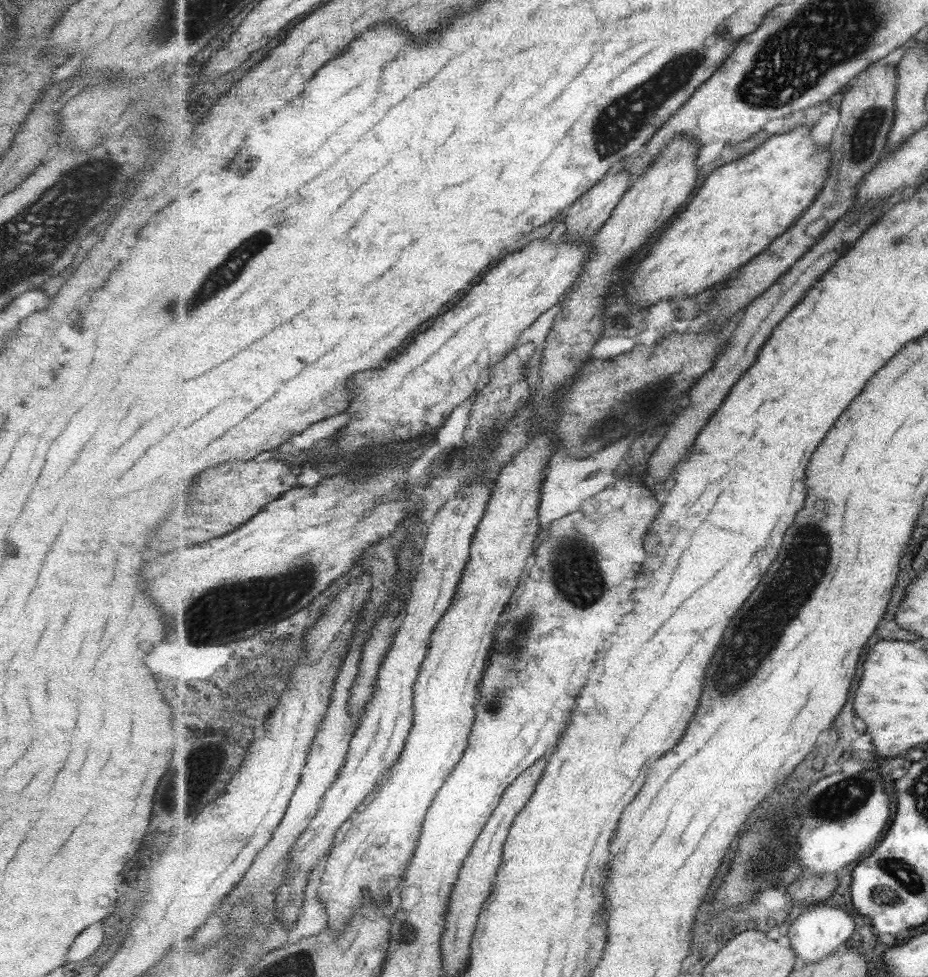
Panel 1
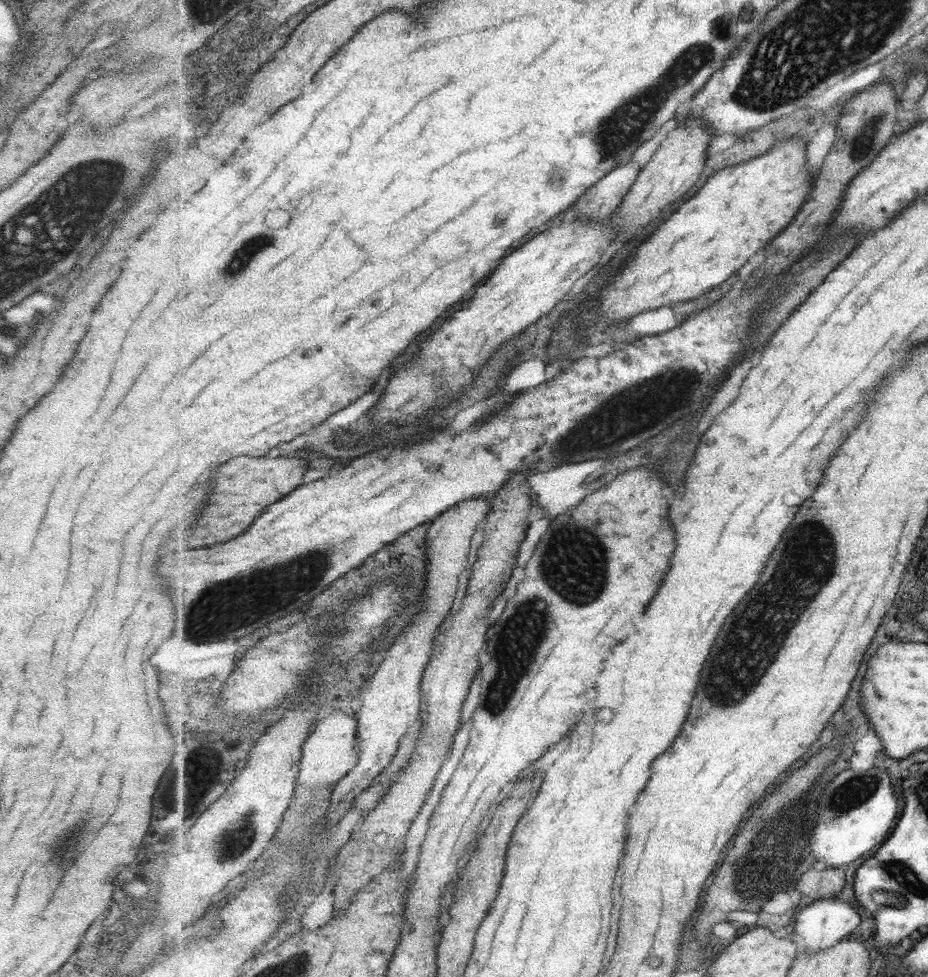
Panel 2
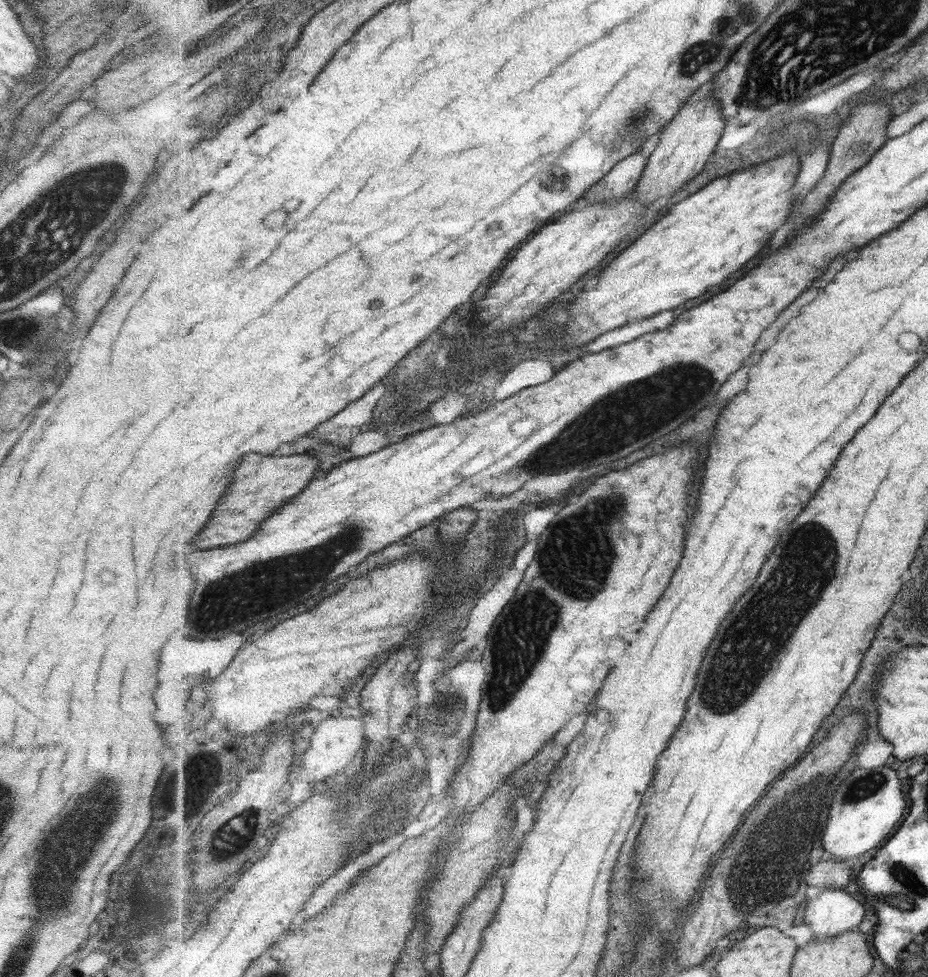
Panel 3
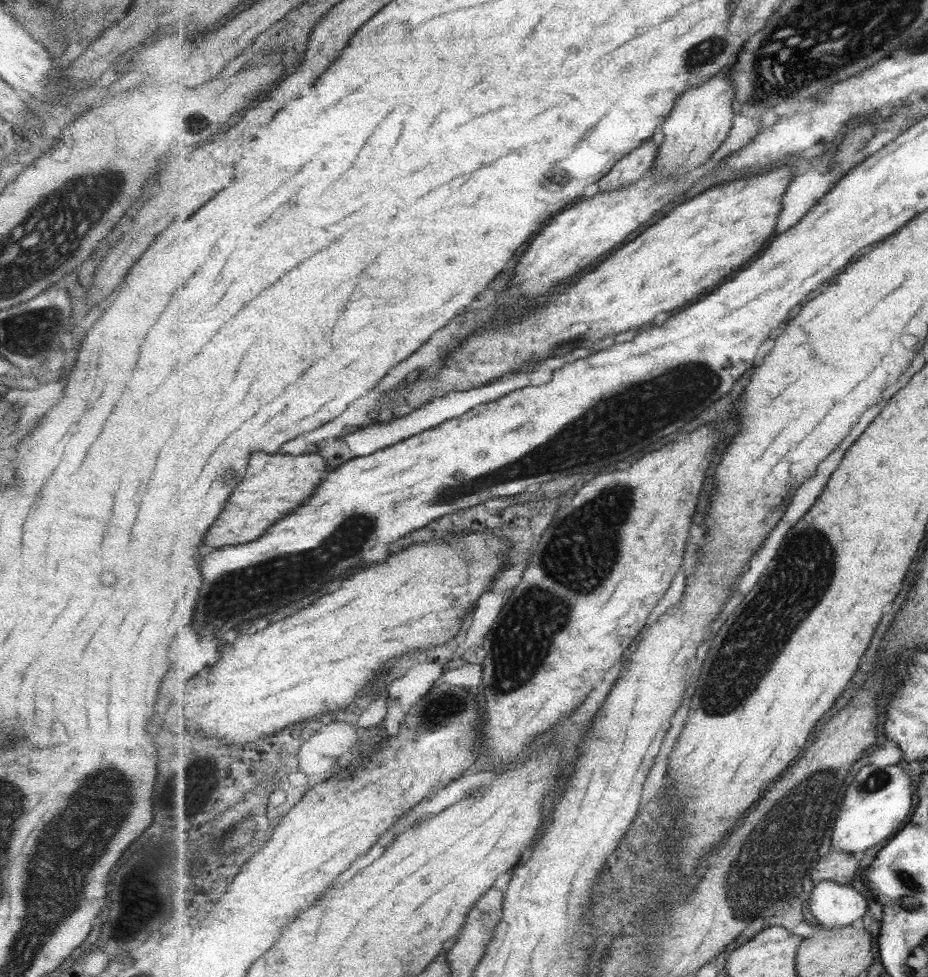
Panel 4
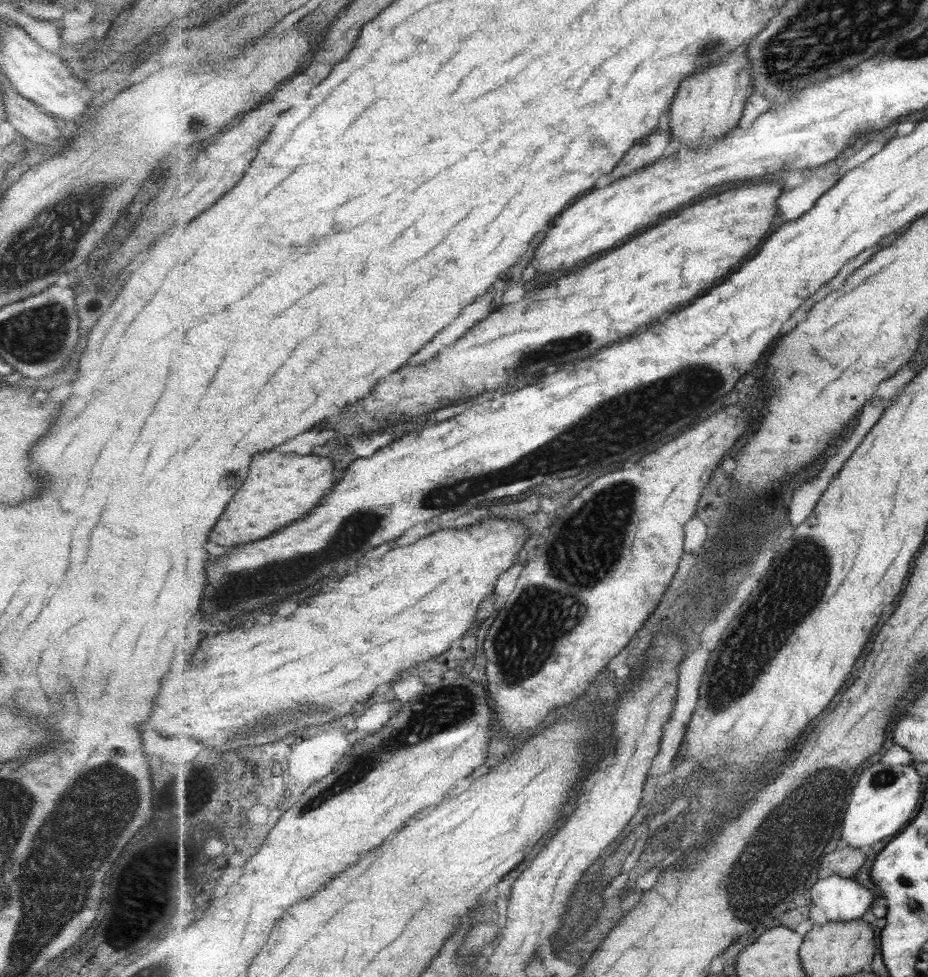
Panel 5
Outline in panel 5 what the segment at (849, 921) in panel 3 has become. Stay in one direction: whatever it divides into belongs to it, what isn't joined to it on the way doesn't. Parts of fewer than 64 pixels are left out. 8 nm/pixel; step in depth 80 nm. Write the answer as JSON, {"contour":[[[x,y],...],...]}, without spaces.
{"contour":[[[839,875],[818,879],[811,887],[810,905],[824,911],[827,922],[849,922],[869,918],[876,895],[857,882],[855,877]]]}

